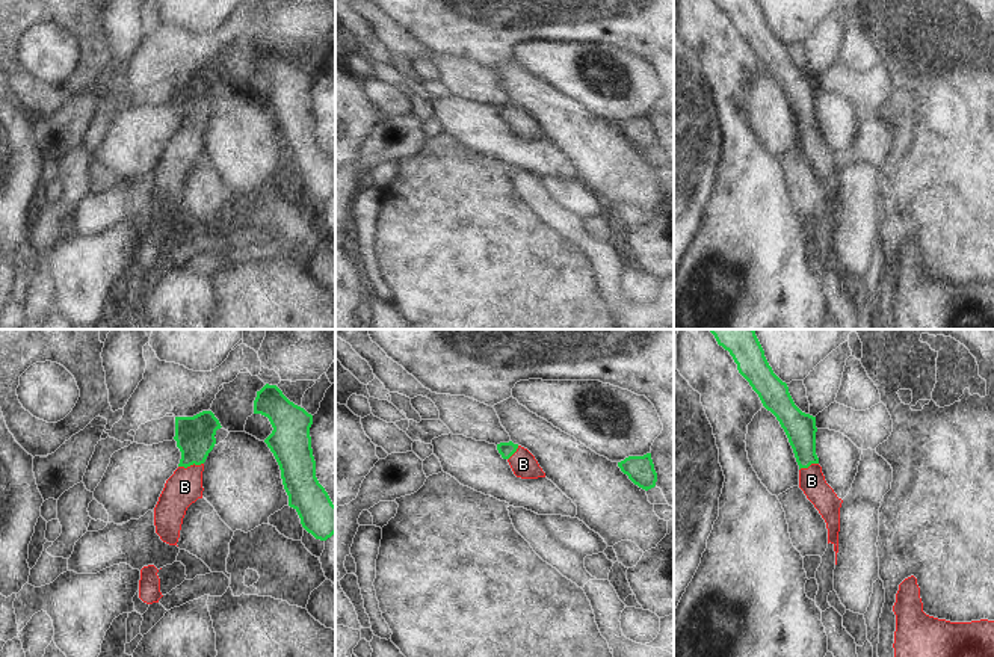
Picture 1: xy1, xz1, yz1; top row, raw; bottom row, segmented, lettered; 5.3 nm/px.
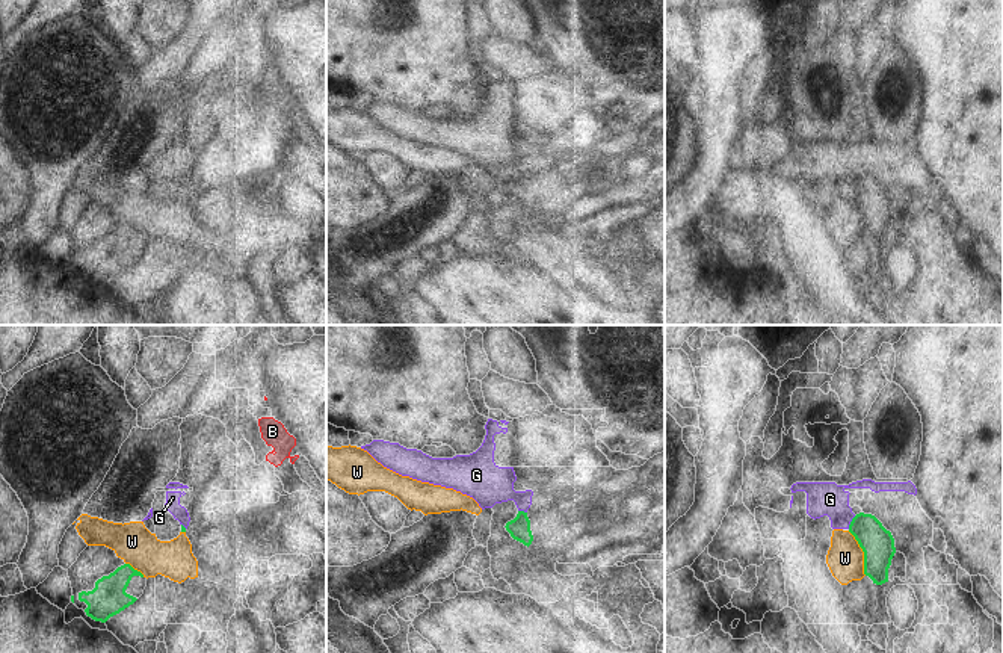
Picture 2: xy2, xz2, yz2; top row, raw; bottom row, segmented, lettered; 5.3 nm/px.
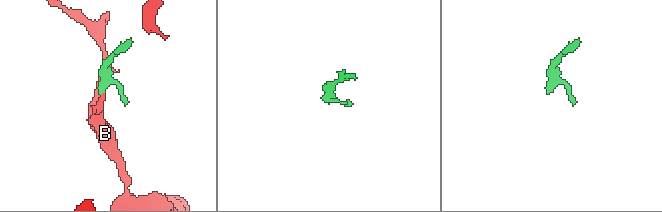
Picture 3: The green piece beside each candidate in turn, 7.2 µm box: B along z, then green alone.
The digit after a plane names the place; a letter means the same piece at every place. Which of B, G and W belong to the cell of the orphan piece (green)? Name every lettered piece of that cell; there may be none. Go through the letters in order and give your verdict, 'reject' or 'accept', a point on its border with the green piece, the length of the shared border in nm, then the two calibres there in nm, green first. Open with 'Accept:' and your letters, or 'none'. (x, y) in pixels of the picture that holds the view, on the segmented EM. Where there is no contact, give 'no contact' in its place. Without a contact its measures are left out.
Accept: B
B: accept; meets green in xy1 at (191, 464); contact 140 nm long; 200 nm thick on the green side, 190 nm on the other
G: reject; meets green in yz2 at (851, 522); contact 80 nm long; 180 nm thick on the green side, 180 nm on the other
W: reject; meets green in yz2 at (864, 553); contact 260 nm long; 180 nm thick on the green side, 200 nm on the other

